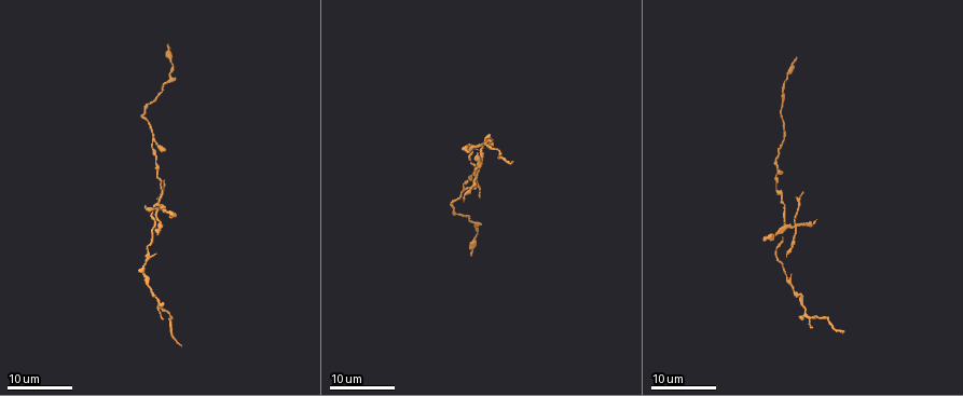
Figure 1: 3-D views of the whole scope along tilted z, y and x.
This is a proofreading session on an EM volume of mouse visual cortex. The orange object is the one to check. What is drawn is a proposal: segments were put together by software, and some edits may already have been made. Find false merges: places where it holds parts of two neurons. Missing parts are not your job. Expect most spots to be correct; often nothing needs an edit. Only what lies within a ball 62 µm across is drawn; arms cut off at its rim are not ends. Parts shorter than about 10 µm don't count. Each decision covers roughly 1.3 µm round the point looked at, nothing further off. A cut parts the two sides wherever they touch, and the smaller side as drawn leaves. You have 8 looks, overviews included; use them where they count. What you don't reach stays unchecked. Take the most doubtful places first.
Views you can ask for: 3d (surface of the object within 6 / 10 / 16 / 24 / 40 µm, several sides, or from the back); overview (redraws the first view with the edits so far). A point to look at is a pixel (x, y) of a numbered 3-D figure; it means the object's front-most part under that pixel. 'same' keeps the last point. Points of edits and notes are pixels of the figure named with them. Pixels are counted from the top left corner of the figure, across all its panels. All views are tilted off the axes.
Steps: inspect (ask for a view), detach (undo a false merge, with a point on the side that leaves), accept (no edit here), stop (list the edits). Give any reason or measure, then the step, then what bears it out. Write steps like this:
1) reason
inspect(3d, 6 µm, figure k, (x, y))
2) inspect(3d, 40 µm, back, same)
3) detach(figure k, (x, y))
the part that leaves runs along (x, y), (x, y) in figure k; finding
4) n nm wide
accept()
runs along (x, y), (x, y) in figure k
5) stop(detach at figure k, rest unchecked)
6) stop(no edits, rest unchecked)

inspect(3d, 24 µm, figure 1, (157, 204))

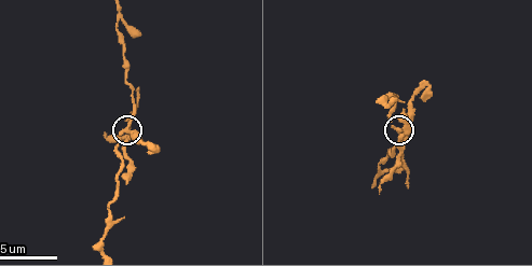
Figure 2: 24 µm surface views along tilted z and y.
closer look
inspect(3d, 6 µm, figure 2, (400, 128))

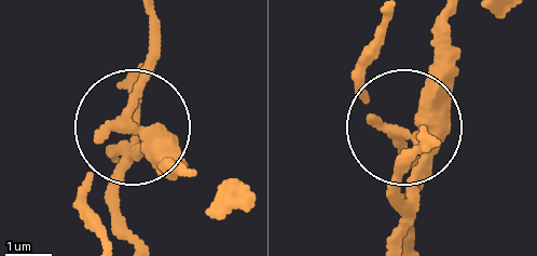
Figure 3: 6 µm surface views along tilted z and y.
4 arms
detach(figure 3, (445, 88))
the part that leaves runs along (397, 132), (427, 172), (409, 243) in figure 3; two neurons meet here

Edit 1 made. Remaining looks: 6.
see it whole again
inspect(overview)

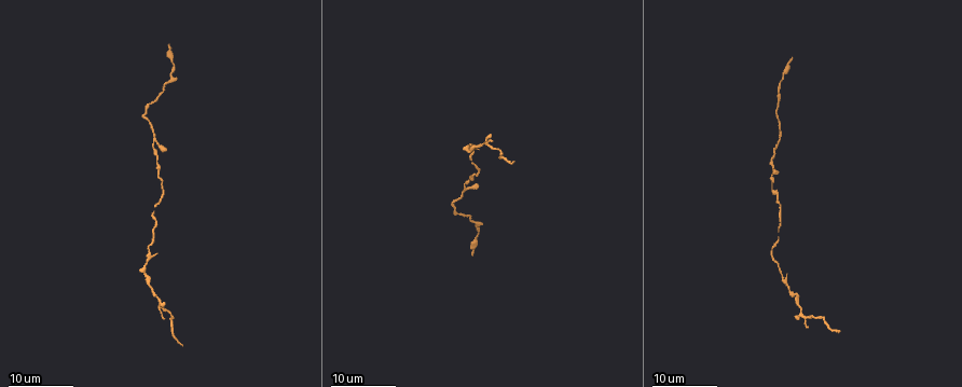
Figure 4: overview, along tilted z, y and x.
two arms in line, one across
inspect(3d, 24 µm, figure 4, (464, 185))

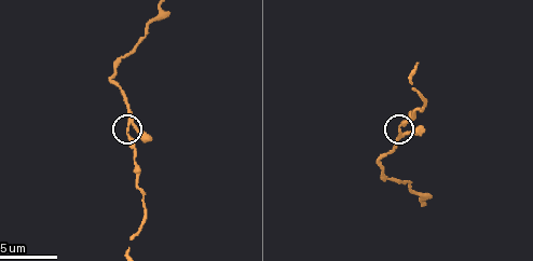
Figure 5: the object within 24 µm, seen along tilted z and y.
inspect(3d, 10 µm, figure 5, (400, 129))

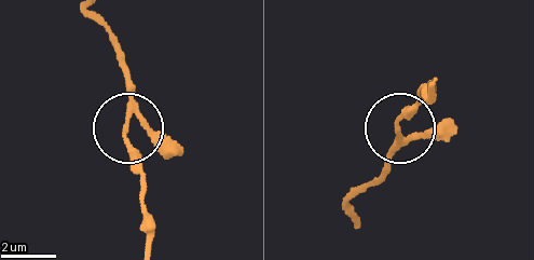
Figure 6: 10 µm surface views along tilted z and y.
3 arms
accept()
continuous, no second neuron

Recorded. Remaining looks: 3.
sudden change in width
inspect(3d, 10 µm, figure 5, (421, 206))

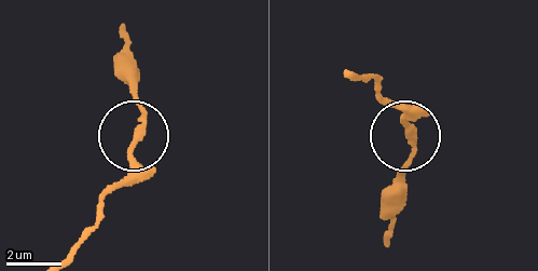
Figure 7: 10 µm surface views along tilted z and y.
200 nm wide
accept()
one neuron here

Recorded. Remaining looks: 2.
calibre changes
inspect(3d, 16 µm, figure 2, (109, 209))

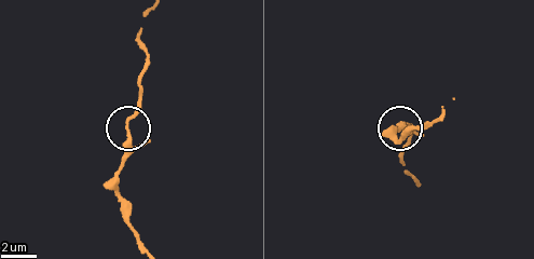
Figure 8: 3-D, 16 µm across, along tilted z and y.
150 nm wide
accept()
runs along (152, 11), (140, 32), (146, 68), (126, 126), (124, 165) in figure 8; one neuron here

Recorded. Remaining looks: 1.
stop(detach at figure 3, rest unchecked)

